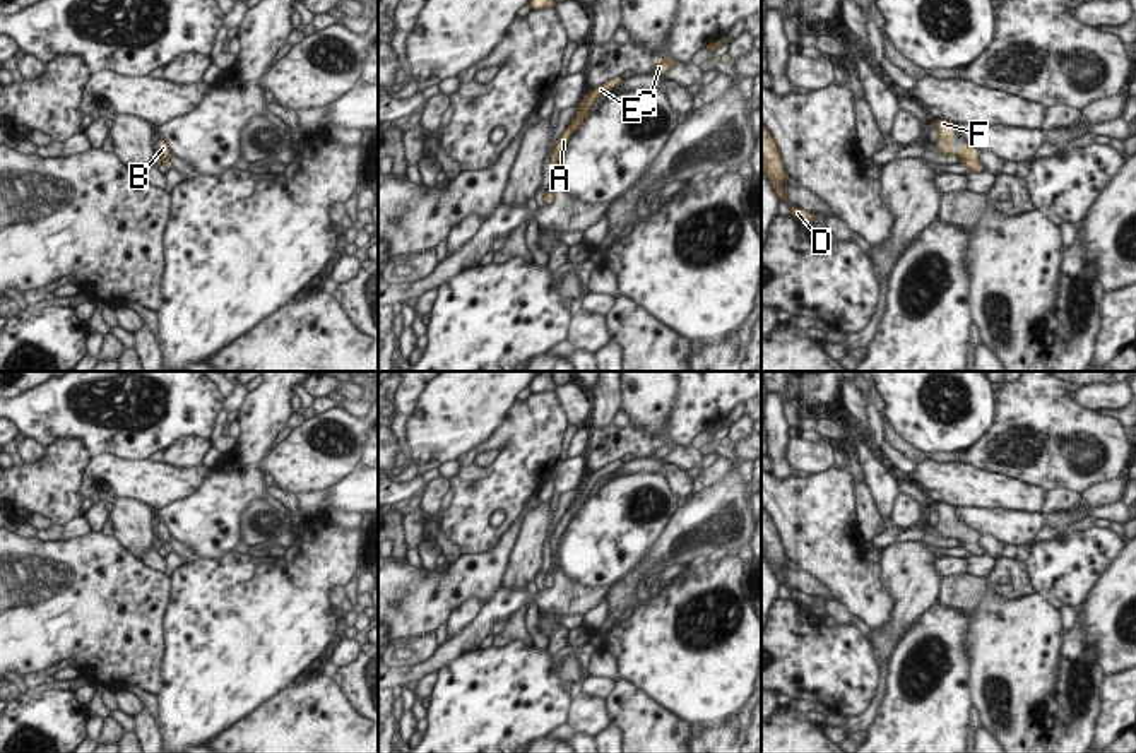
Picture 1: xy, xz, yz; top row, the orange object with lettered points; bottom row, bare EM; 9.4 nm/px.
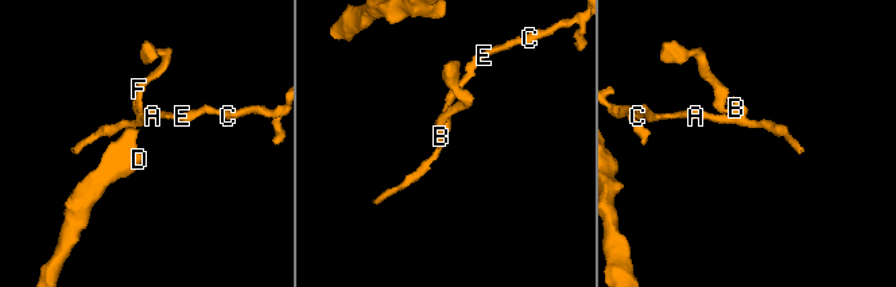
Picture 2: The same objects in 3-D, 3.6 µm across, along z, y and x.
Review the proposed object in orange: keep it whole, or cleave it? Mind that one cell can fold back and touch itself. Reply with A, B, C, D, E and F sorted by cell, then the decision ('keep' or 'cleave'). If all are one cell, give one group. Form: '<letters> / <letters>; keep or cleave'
A B C D E F; keep

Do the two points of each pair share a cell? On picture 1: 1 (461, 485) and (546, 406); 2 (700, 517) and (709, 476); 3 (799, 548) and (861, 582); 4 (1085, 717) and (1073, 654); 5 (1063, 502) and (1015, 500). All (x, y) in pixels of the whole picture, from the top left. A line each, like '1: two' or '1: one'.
1: one
2: two
3: one
4: one
5: two

